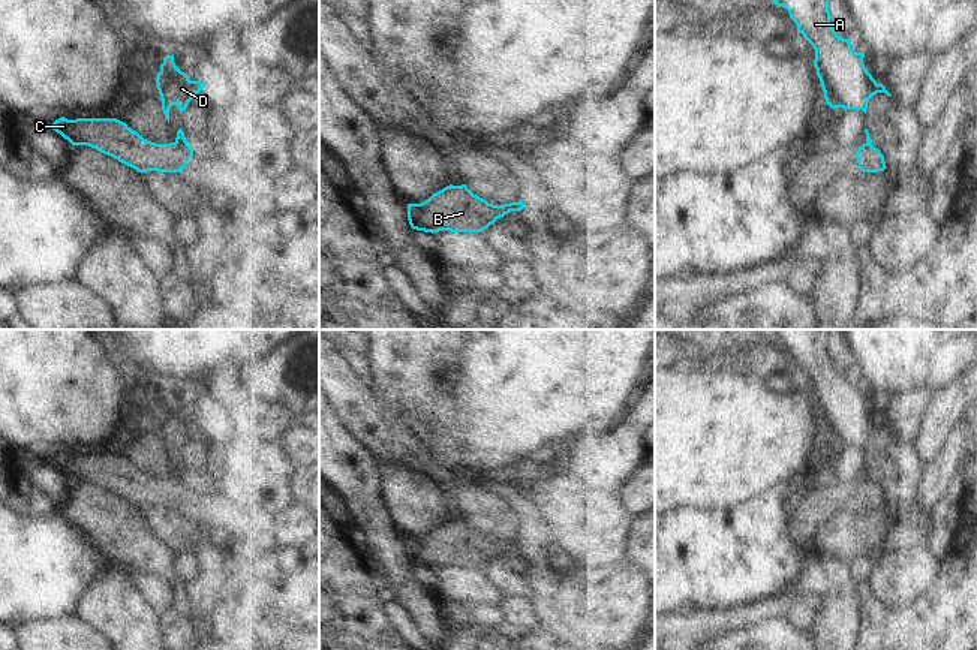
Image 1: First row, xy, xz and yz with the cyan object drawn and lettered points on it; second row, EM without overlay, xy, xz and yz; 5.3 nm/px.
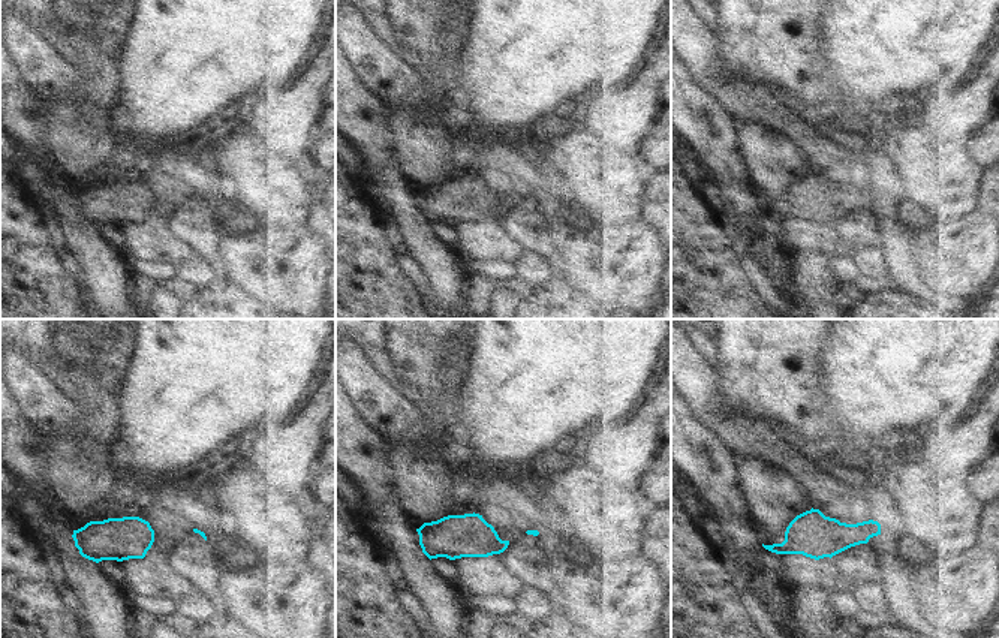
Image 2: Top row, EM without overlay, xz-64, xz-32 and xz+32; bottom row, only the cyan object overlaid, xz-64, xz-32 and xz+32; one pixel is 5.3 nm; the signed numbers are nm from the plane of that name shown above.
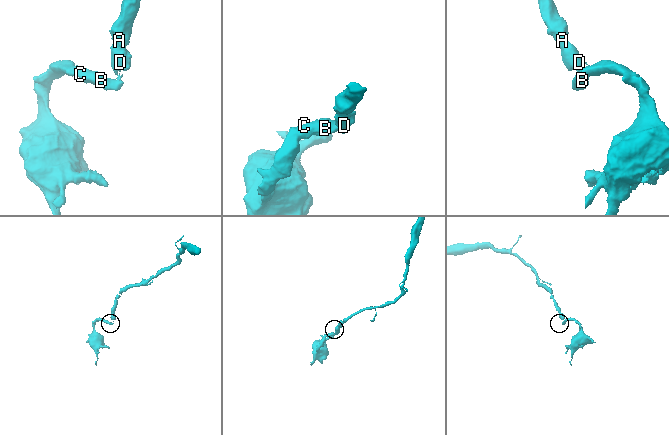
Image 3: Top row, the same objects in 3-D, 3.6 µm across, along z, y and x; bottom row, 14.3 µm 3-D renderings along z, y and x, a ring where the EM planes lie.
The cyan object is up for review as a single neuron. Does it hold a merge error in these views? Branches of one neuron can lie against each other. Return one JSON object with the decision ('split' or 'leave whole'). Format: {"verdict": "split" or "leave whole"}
{"verdict": "split"}

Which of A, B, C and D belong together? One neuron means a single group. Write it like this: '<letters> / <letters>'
A D / B C

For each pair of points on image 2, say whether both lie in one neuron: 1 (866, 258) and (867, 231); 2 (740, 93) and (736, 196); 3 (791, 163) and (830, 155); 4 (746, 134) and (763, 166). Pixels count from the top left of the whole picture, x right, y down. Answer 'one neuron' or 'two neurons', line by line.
1: two neurons
2: two neurons
3: two neurons
4: one neuron

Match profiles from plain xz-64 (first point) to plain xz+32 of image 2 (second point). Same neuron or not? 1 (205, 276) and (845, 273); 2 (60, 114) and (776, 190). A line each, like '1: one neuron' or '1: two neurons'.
1: two neurons
2: one neuron

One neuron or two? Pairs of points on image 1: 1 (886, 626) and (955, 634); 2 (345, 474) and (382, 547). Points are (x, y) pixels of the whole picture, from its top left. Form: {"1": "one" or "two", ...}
{"1": "one", "2": "one"}

